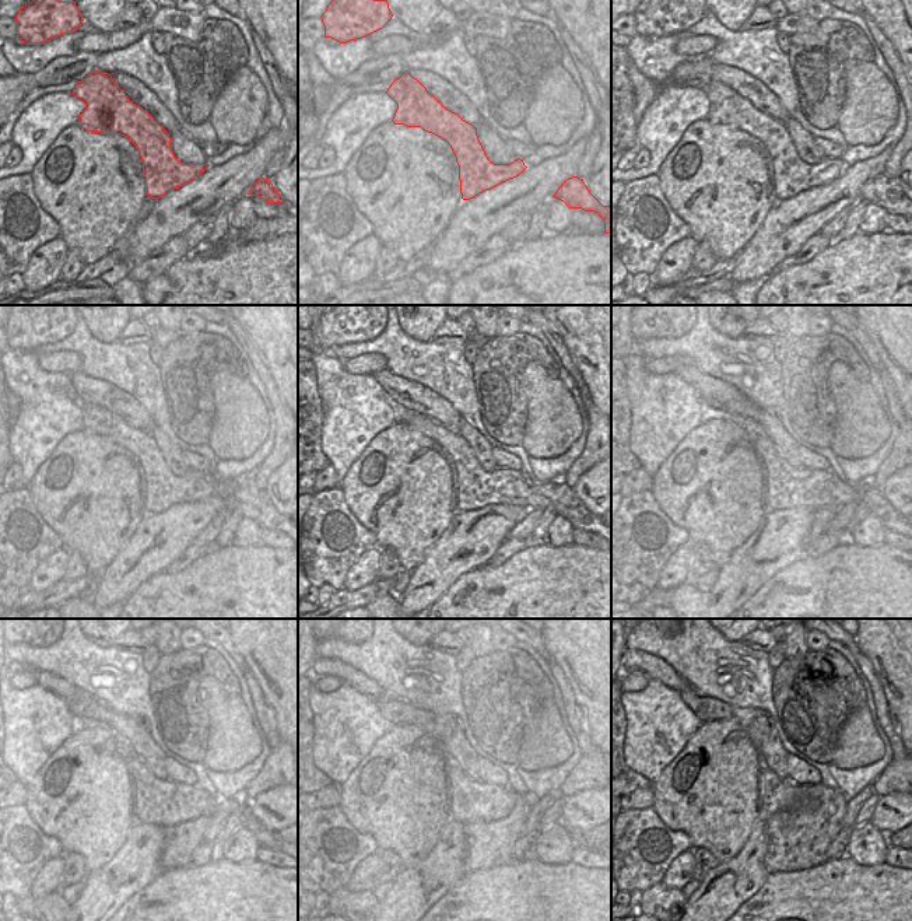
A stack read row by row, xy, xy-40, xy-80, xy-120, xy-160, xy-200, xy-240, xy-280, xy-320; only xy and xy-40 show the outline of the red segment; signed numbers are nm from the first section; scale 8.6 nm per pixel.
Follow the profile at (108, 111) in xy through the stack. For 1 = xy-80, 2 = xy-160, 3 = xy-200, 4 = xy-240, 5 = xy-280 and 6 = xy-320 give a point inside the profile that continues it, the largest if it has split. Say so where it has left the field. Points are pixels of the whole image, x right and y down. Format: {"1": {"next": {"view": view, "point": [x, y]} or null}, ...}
{"1": {"next": {"view": "xy-80", "point": [791, 174]}}, "2": {"next": {"view": "xy-160", "point": [477, 487]}}, "3": {"next": {"view": "xy-200", "point": [788, 487]}}, "4": {"next": {"view": "xy-240", "point": [162, 802]}}, "5": {"next": {"view": "xy-280", "point": [470, 799]}}, "6": {"next": {"view": "xy-320", "point": [779, 794]}}}

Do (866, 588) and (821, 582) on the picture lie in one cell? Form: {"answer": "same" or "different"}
{"answer": "same"}

